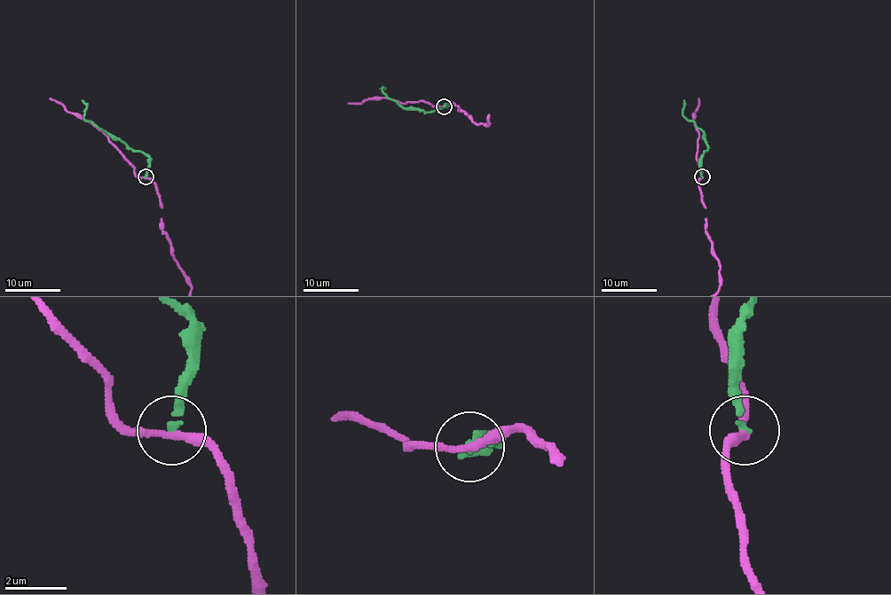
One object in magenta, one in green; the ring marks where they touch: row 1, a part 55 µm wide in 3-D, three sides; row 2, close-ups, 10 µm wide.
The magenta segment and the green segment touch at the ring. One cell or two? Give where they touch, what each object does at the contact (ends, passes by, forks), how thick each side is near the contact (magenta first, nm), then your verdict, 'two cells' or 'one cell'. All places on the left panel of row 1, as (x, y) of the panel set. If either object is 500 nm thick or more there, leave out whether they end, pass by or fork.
at (145, 176); magenta passes by; green ends there; 280 nm thick on the magenta side, 220 nm on the other; two cells

